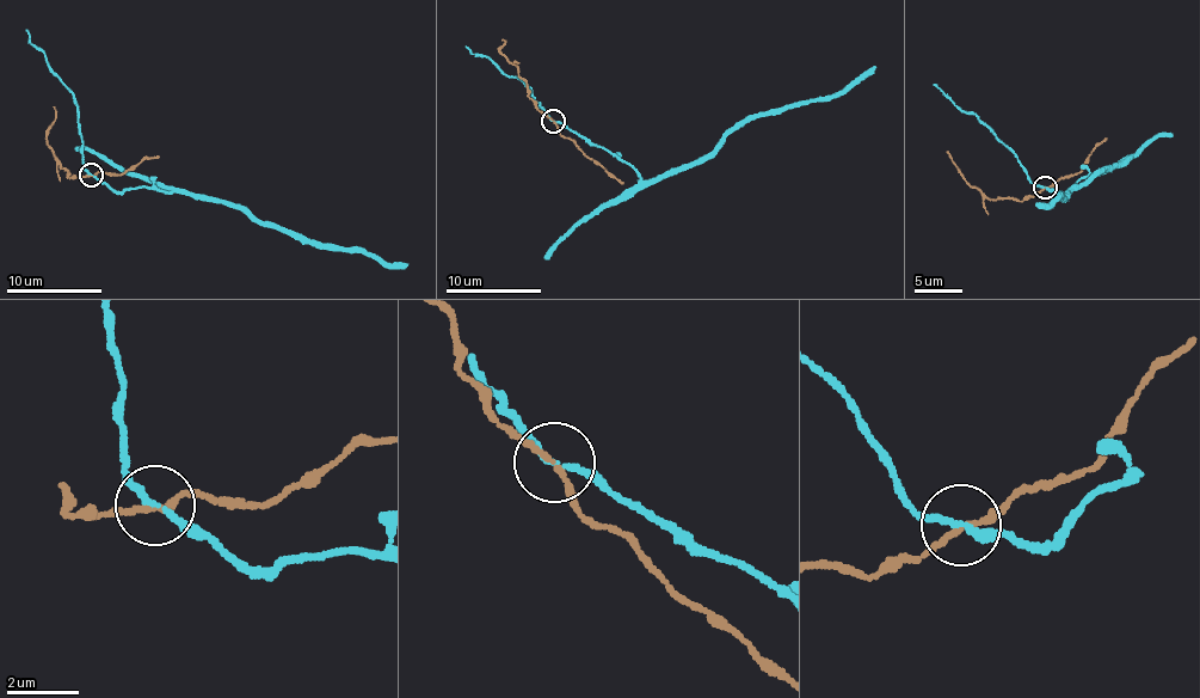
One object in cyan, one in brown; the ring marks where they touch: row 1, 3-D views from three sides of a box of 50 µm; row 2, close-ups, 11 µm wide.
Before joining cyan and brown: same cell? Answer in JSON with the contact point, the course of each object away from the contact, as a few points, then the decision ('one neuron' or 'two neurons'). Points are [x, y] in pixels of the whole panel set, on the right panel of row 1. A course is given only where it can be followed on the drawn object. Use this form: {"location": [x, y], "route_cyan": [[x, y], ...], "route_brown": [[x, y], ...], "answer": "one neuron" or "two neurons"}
{"location": [1045, 188], "route_cyan": [[1045, 187], [1070, 191], [1082, 178], [1115, 165], [1069, 194], [1058, 193], [1045, 204], [1037, 203]], "route_brown": [[1045, 187], [1021, 201], [990, 199], [965, 179], [946, 152]], "answer": "two neurons"}

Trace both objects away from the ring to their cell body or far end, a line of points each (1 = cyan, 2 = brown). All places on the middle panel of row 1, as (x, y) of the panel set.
1: (553, 121), (613, 152), (645, 181), (659, 181), (703, 163), (752, 117), (834, 97), (877, 67)
2: (553, 121), (530, 98), (528, 81), (499, 50), (504, 44), (500, 38)

